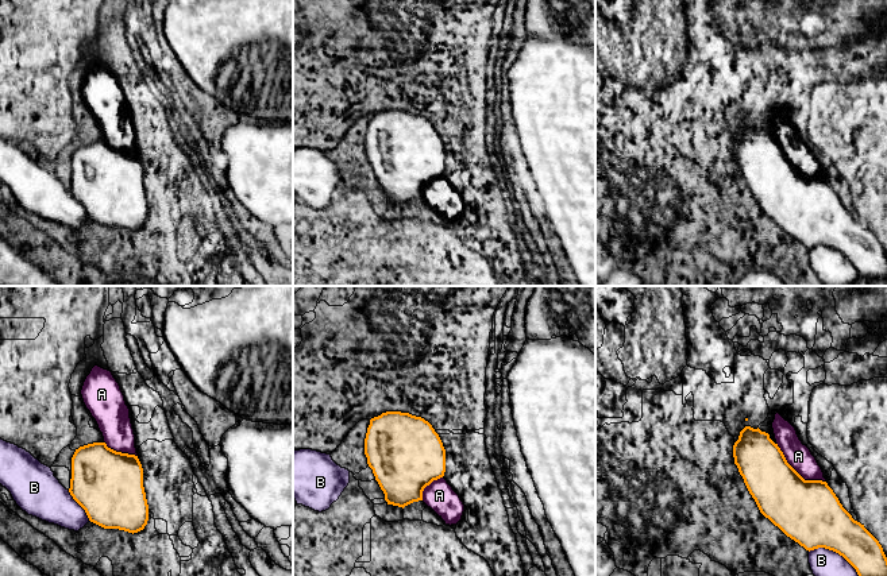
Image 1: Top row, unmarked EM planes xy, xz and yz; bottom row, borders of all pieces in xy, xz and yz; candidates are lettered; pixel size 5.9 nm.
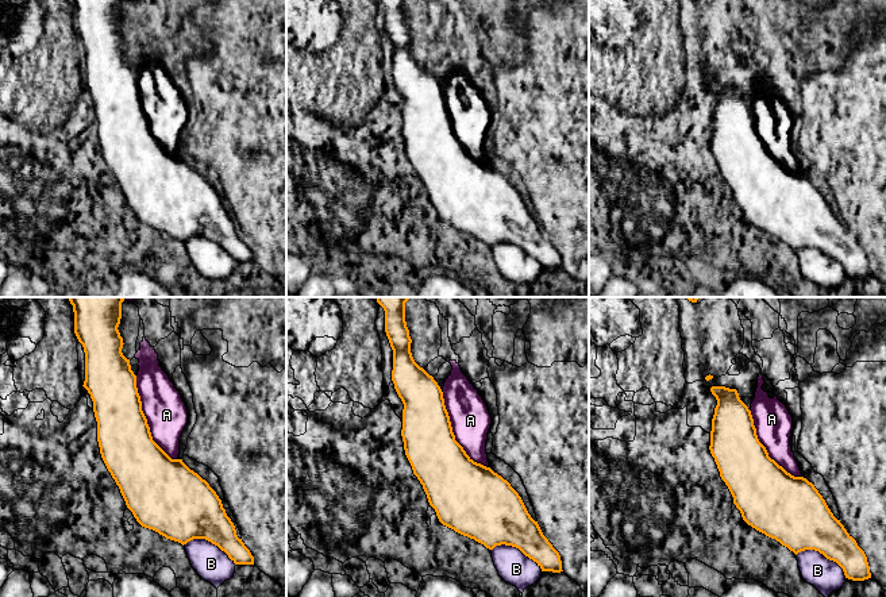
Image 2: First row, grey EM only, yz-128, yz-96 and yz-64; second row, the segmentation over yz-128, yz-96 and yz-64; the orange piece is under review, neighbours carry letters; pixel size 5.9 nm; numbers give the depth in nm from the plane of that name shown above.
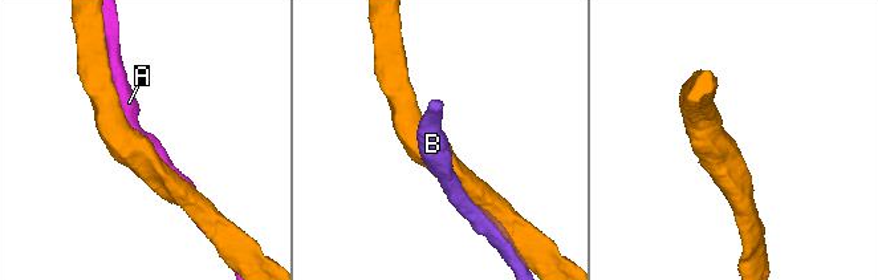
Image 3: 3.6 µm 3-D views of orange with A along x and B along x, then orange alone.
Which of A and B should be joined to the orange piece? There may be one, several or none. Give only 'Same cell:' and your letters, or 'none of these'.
Same cell: none of these

